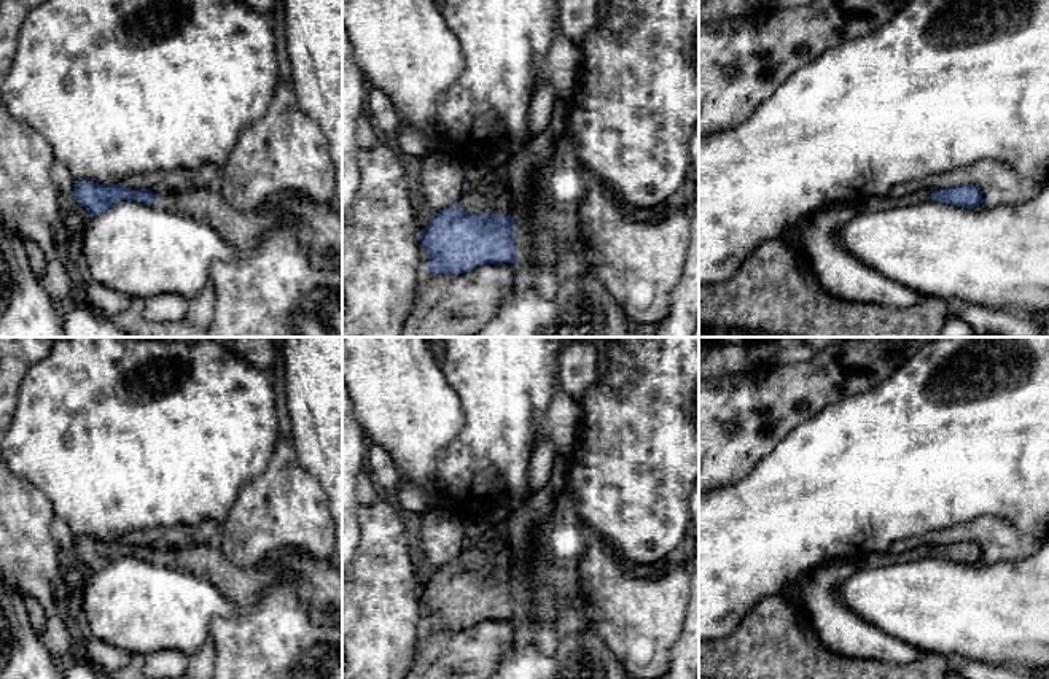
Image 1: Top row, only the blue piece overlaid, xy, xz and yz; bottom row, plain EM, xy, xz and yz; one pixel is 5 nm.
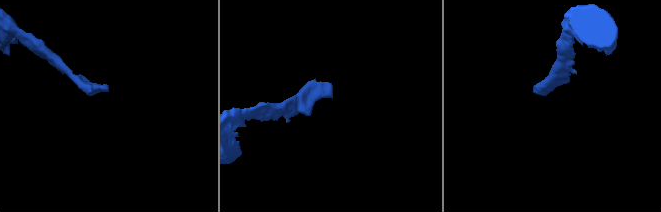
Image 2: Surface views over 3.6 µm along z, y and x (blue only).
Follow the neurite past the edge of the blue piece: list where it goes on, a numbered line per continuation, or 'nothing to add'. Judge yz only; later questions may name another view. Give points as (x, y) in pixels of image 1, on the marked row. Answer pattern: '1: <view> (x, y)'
nothing to add

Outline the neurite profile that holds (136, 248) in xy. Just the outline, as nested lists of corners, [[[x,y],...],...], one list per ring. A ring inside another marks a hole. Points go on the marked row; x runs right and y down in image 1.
[[[119,200],[89,216],[81,234],[80,267],[84,277],[132,299],[174,293],[191,301],[210,283],[213,262],[237,256],[239,251],[205,223],[138,200]]]

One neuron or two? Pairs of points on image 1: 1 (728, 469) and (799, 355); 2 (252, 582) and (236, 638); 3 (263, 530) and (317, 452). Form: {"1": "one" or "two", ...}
{"1": "two", "2": "two", "3": "two"}

